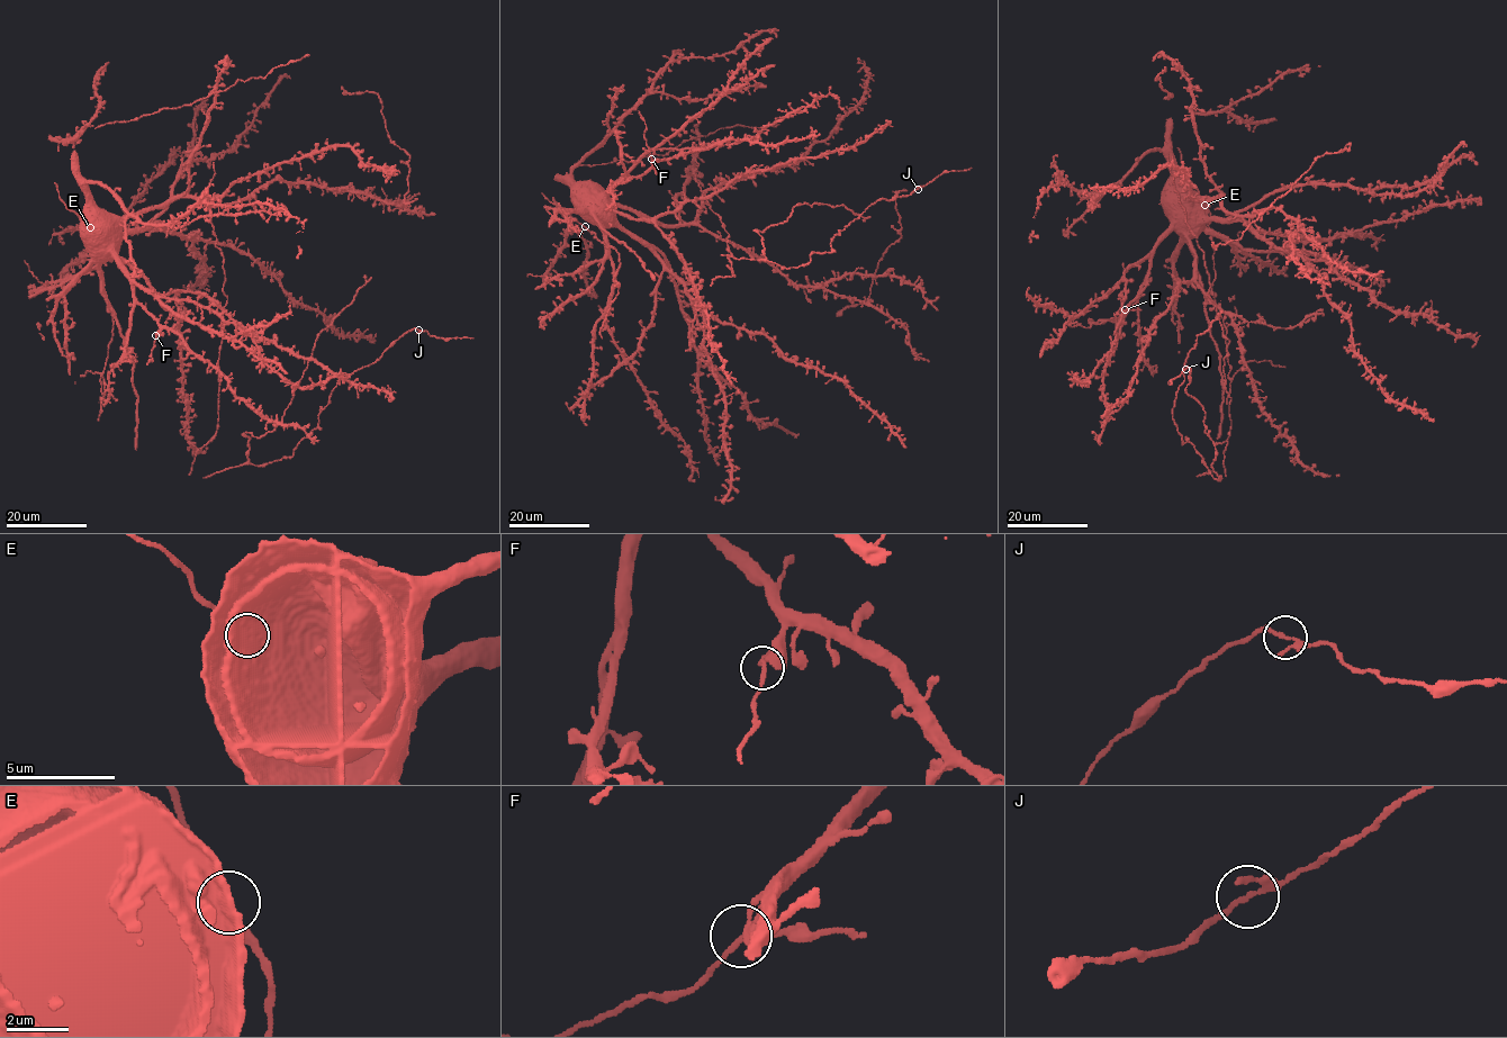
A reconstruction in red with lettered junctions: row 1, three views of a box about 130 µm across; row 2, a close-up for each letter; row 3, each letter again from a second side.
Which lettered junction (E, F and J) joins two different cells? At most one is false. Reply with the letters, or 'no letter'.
no letter

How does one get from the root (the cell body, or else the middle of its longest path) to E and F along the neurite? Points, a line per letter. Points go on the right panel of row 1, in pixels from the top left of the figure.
E: (1175, 182), (1199, 205), (1205, 205)
F: (1175, 182), (1162, 199), (1171, 226), (1156, 246), (1147, 282), (1125, 309)

